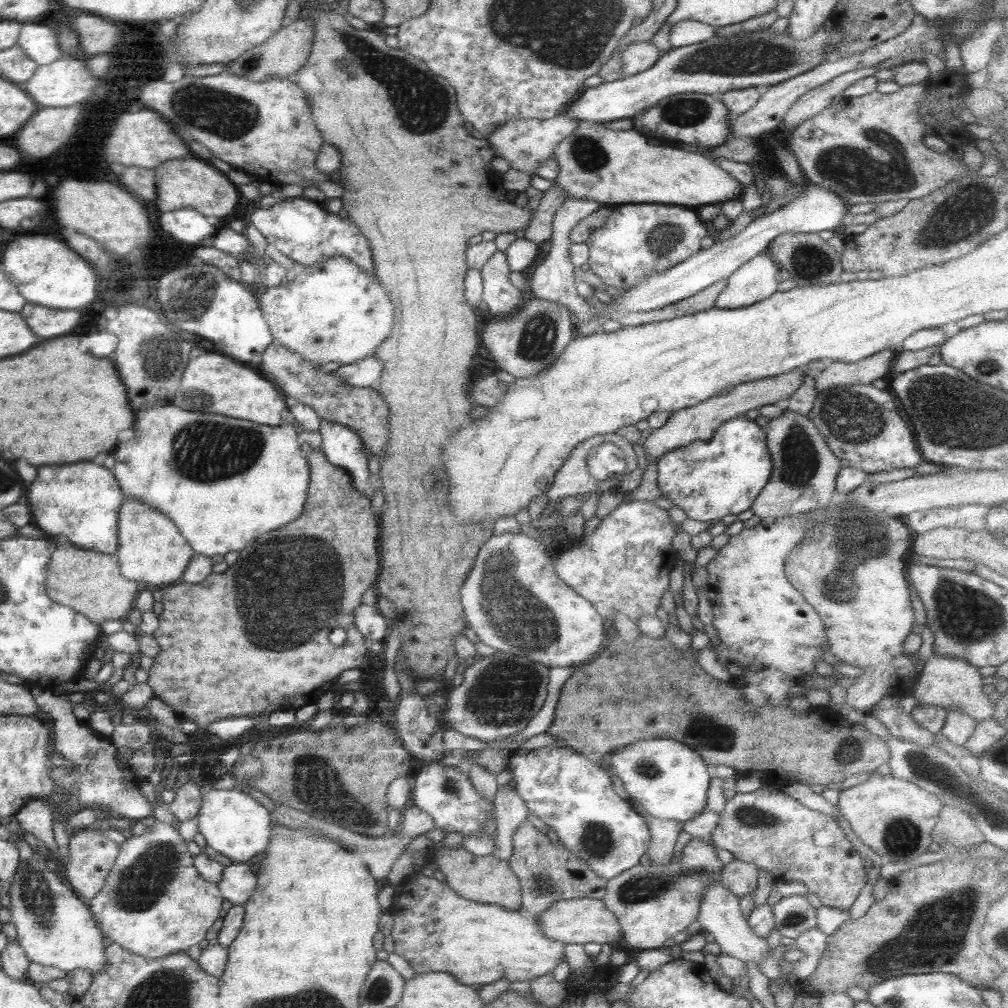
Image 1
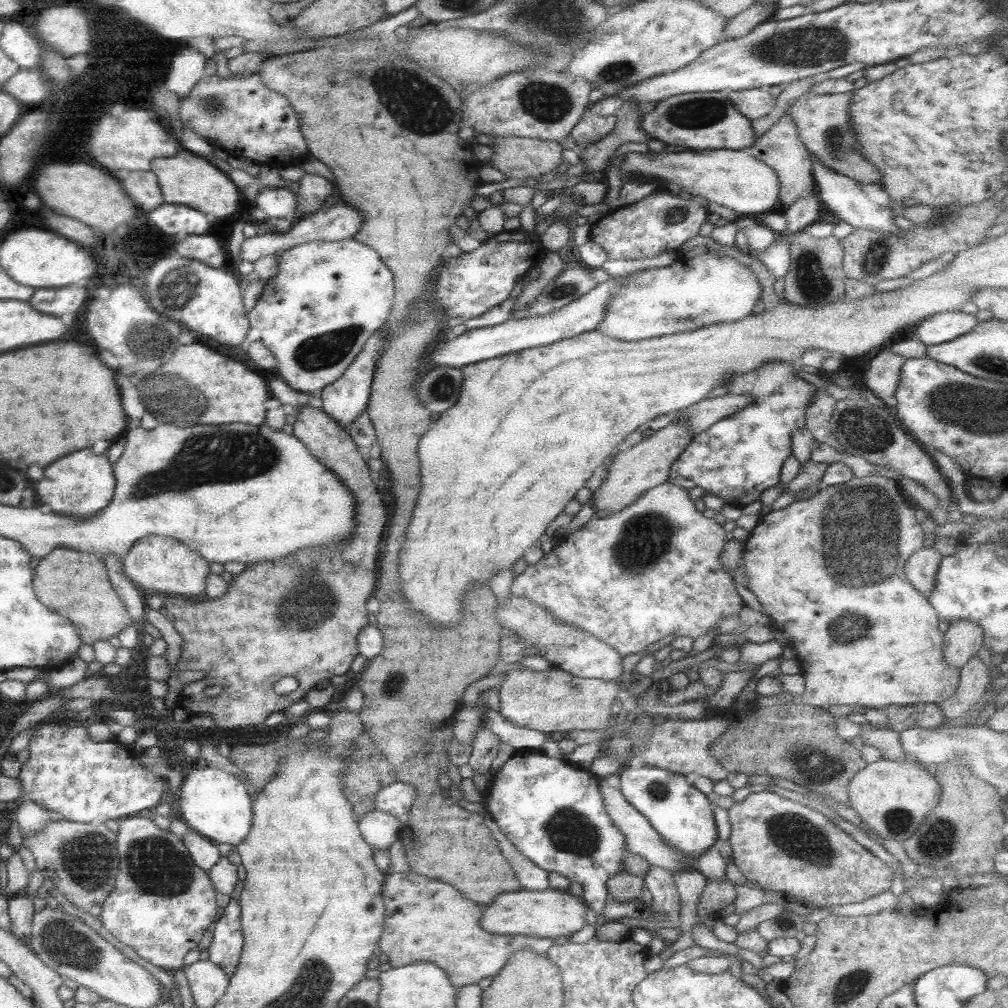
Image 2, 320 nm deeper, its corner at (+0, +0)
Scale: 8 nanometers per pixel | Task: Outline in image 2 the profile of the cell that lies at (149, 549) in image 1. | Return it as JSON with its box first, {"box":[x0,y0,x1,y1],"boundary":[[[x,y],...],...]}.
{"box":[122,536,210,599],"boundary":[[[148,536],[135,542],[122,560],[124,576],[139,590],[160,592],[164,596],[183,599],[204,598],[205,579],[210,574],[209,563],[196,551],[189,550],[174,538]]]}

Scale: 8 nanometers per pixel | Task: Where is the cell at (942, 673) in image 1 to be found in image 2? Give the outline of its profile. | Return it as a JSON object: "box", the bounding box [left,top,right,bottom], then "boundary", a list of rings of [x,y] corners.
{"box":[942,621,983,670],"boundary":[[[953,621],[944,631],[942,643],[945,662],[959,670],[983,645],[983,633],[974,622]]]}

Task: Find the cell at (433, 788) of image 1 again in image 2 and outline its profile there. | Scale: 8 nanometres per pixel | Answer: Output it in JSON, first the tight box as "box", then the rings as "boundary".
{"box":[373,781,415,821],"boundary":[[[393,781],[375,793],[373,808],[391,814],[401,821],[414,798],[415,789],[412,786]]]}

